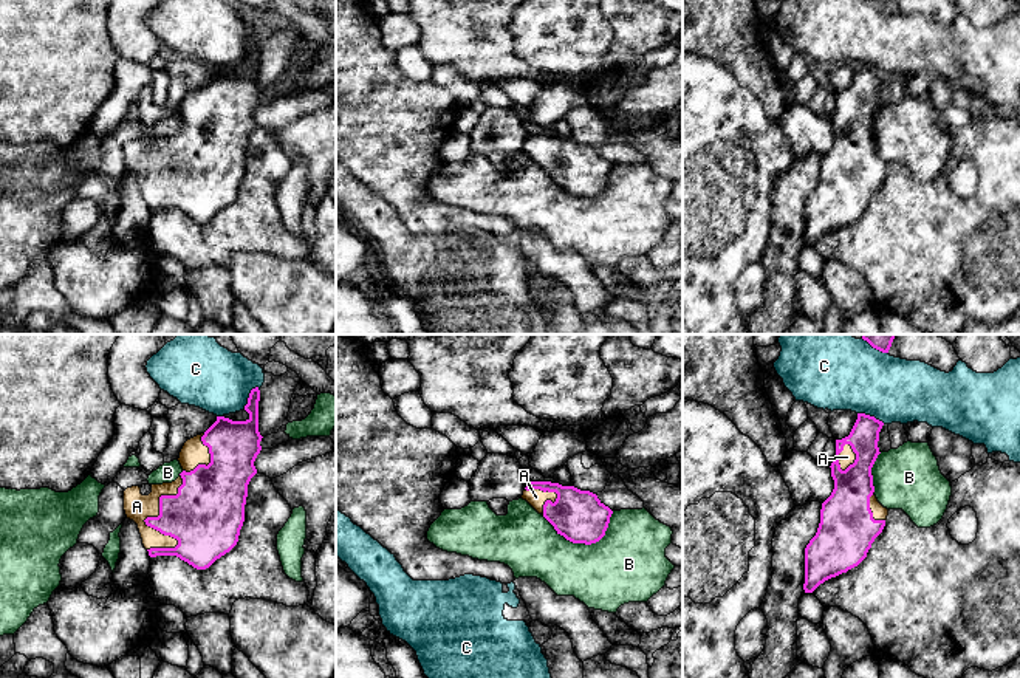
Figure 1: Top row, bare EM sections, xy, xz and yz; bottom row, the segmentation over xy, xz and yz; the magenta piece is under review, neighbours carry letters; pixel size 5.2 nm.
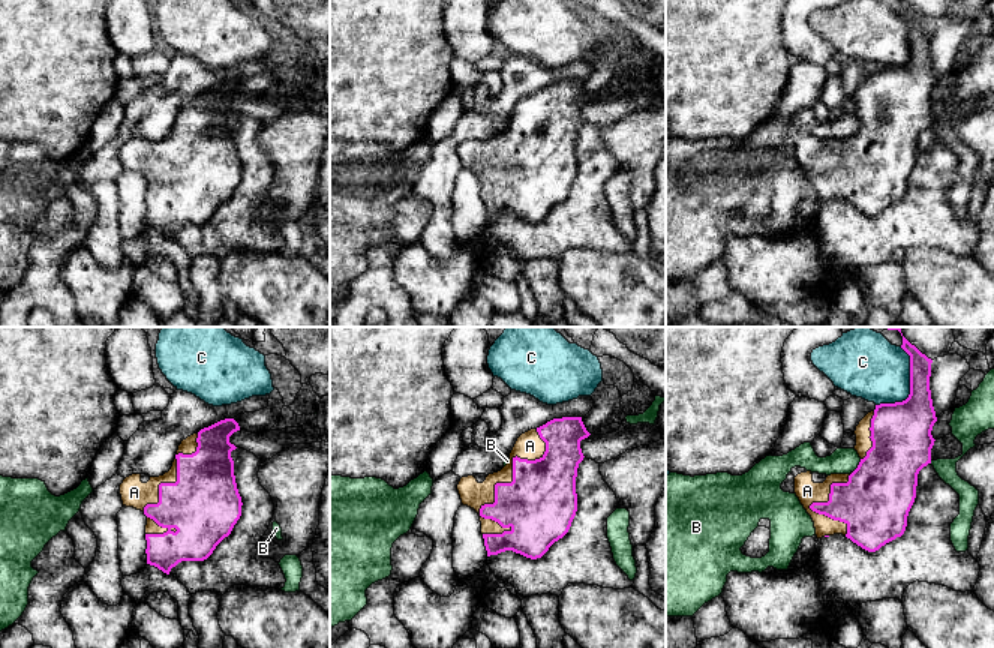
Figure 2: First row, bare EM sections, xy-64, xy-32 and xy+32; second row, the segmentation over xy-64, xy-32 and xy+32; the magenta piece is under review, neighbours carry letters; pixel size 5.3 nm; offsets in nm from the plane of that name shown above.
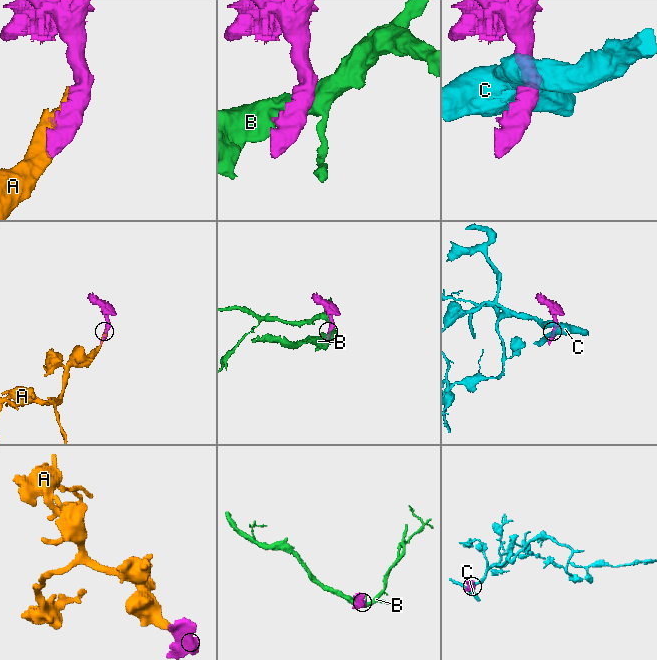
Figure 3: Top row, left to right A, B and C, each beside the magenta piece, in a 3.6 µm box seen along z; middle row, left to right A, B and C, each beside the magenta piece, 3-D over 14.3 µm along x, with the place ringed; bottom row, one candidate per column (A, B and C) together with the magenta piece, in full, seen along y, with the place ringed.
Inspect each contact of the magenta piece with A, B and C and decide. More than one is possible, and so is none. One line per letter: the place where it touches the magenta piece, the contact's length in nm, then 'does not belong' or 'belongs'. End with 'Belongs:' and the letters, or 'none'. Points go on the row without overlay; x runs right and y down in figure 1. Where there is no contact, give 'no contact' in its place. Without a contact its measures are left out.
A: contact xy (144, 174); length 440 nm; belongs
B: contact xz (584, 195); length 380 nm; does not belong
C: contact xy (249, 50); length 140 nm; does not belong
Belongs: A

